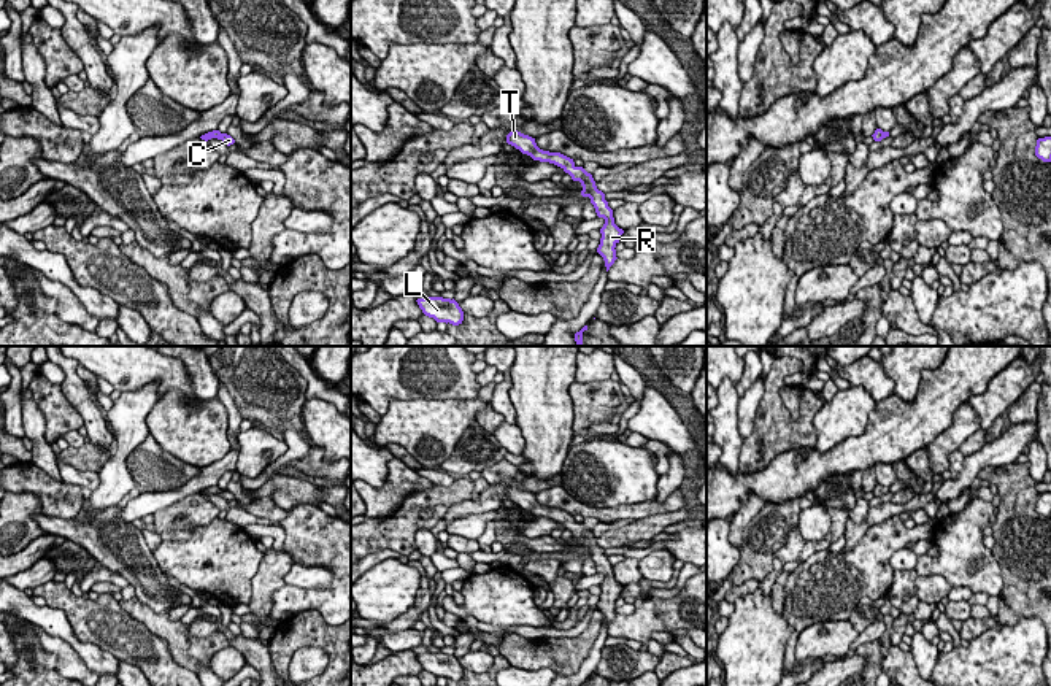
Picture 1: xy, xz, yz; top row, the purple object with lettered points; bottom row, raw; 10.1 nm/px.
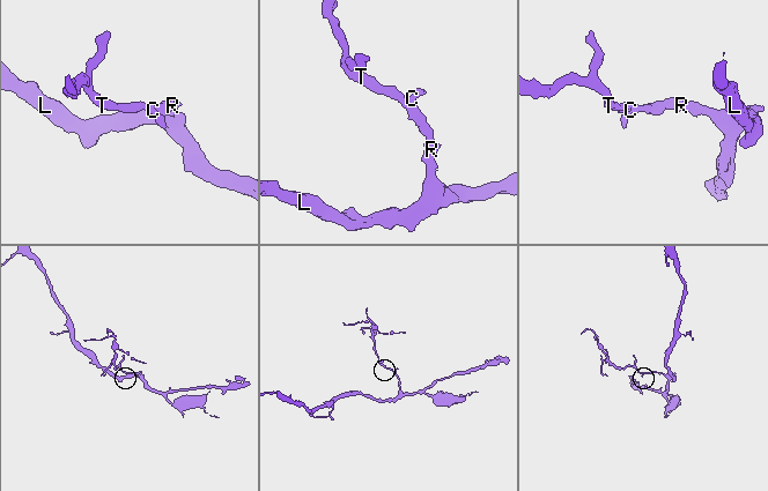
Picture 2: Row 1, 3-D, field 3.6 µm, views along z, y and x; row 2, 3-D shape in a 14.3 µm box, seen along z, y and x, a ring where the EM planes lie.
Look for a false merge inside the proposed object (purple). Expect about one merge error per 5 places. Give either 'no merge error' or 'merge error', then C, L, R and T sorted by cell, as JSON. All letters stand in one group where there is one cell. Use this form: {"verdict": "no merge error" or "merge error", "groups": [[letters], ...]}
{"verdict": "no merge error", "groups": [["C", "L", "R", "T"]]}

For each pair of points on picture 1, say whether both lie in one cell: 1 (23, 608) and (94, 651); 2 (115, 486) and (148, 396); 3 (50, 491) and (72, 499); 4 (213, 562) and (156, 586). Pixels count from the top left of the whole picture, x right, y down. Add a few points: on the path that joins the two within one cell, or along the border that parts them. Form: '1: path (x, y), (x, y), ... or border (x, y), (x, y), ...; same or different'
1: path (40, 616), (51, 620), (76, 645); same
2: path (116, 464), (129, 435), (129, 418); same
3: path (54, 496), (67, 499); same
4: border (151, 551), (164, 572); different

